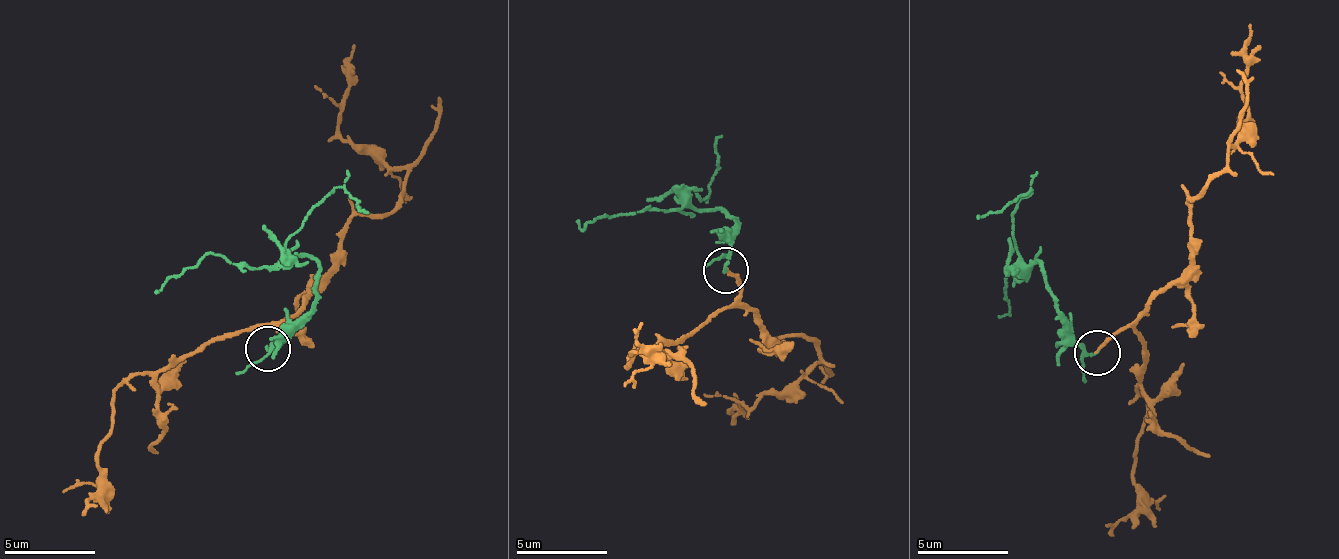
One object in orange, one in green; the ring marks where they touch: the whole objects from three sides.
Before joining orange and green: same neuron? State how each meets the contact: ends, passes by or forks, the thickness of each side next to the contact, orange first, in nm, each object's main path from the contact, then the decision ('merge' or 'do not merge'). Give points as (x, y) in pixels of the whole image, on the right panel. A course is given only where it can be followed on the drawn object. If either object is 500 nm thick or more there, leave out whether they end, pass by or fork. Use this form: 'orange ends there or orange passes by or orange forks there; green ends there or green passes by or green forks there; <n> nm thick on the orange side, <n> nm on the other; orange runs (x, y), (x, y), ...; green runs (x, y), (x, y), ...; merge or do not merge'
orange ends there; green forks there; 140 nm thick on the orange side, 110 nm on the other; orange runs (1093, 351), (1187, 270), (1192, 218), (1188, 197), (1228, 162), (1228, 153), (1245, 110), (1252, 22); green runs (1098, 351), (1083, 350), (1045, 270), (1017, 255), (1011, 221), (1029, 191), (978, 219); merge

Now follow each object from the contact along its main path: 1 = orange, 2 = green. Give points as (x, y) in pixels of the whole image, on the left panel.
1: (268, 347), (332, 267), (340, 231), (366, 212), (391, 209), (404, 185), (404, 176), (338, 128), (355, 43)
2: (266, 348), (277, 346), (310, 308), (317, 266), (289, 255), (285, 245), (306, 213), (338, 188), (369, 214)

